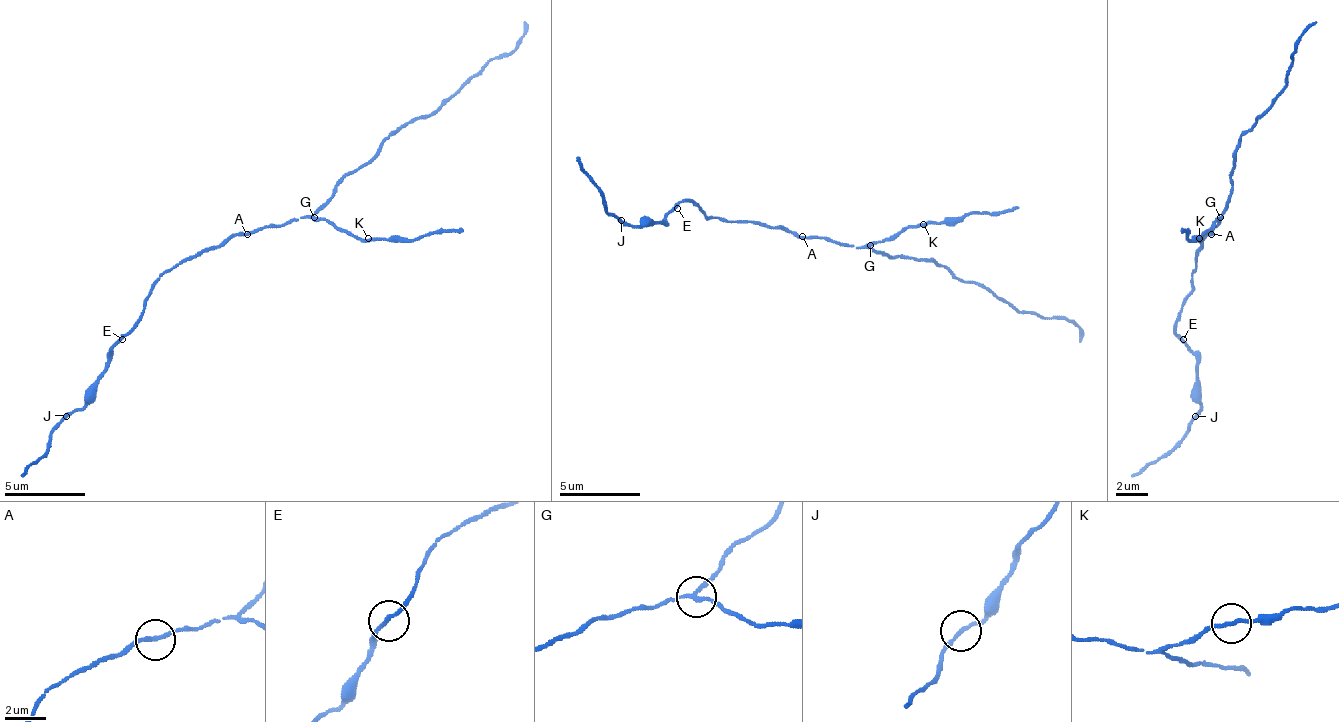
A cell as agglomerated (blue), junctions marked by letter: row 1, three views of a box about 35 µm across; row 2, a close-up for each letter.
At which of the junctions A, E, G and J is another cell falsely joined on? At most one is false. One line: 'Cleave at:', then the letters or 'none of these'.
Cleave at: G

